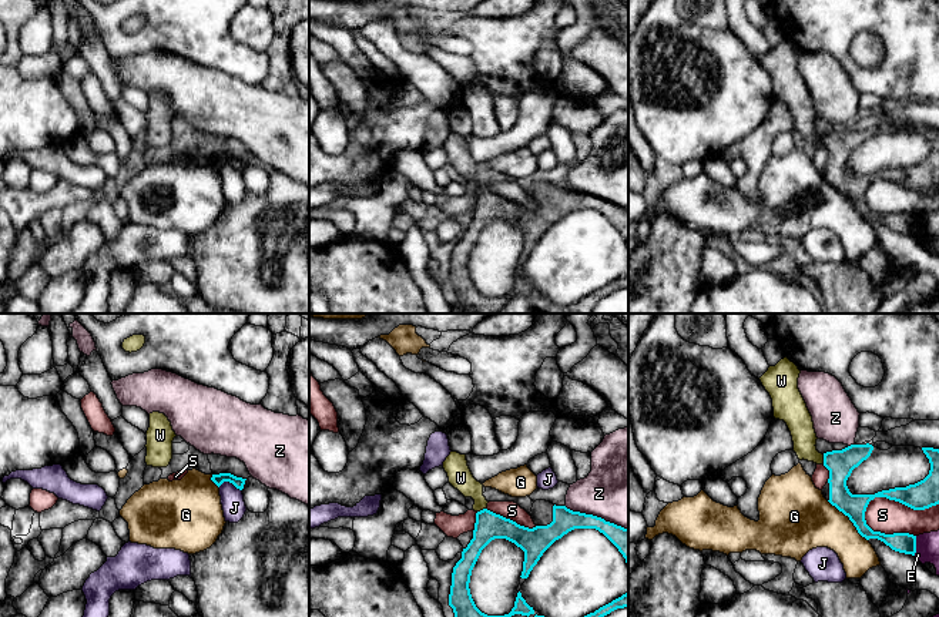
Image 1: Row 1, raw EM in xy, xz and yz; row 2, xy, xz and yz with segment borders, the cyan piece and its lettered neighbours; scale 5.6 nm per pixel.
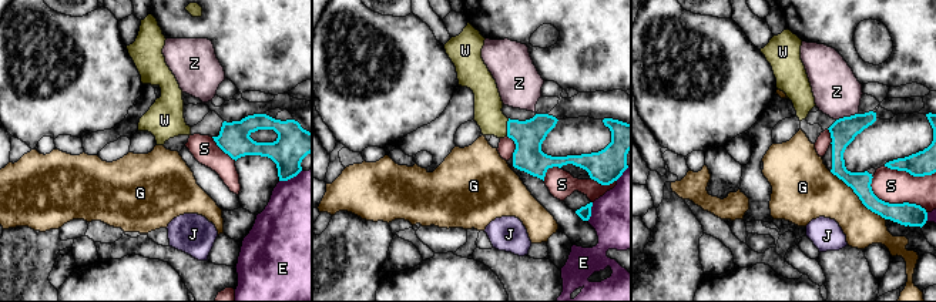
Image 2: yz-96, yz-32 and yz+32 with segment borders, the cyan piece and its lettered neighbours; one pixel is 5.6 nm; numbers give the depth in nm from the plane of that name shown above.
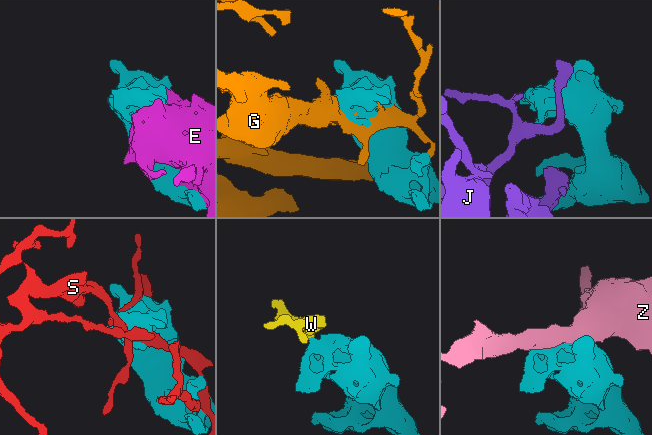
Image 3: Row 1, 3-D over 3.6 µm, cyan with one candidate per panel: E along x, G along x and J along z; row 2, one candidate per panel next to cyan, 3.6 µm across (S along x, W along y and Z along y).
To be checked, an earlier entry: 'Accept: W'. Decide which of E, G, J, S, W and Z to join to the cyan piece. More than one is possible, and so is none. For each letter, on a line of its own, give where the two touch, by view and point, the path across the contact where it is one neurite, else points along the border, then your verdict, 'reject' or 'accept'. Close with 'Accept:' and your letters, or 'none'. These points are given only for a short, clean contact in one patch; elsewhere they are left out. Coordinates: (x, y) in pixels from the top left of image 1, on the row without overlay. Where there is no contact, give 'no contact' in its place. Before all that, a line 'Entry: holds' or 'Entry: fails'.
Entry: holds
E: yz (915, 227) | reject
G: yz (849, 200) | reject
J: xy (230, 163) | along xy (218, 167), (224, 163), (231, 163), (241, 171) | reject
S: yz (895, 181) | reject
W: yz (824, 140) | across yz (839, 144), (824, 140), (804, 124), (800, 103) | accept
Z: xz (596, 197) | reject
Accept: W

